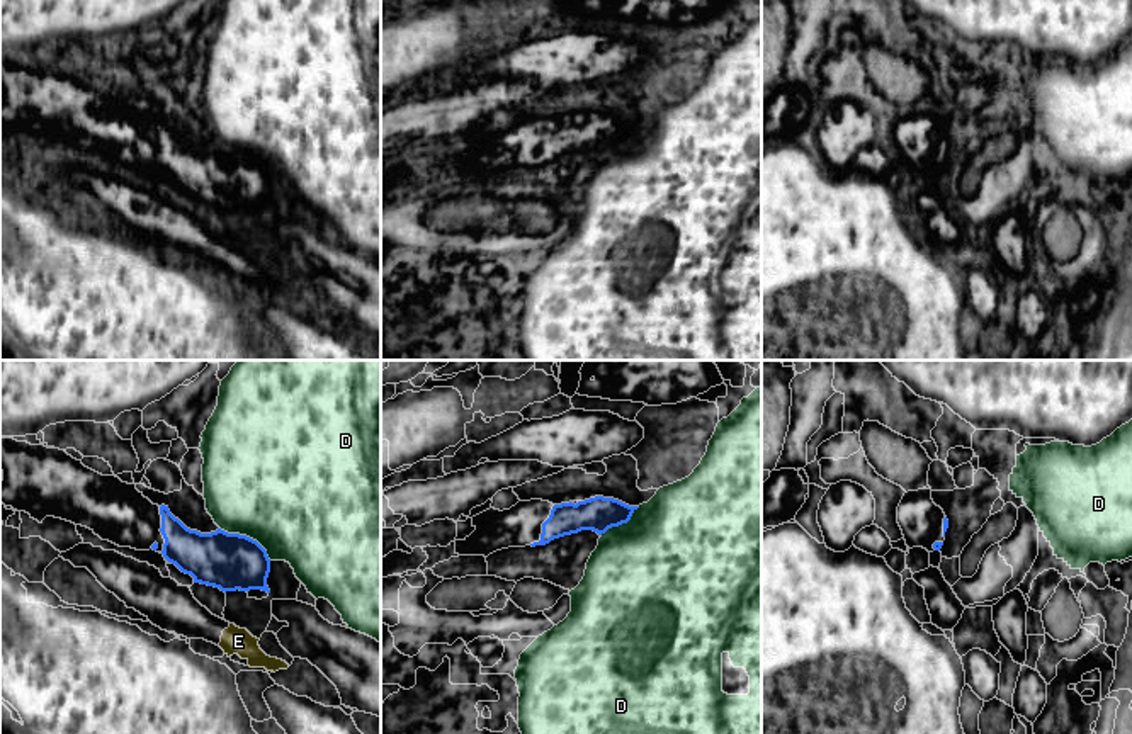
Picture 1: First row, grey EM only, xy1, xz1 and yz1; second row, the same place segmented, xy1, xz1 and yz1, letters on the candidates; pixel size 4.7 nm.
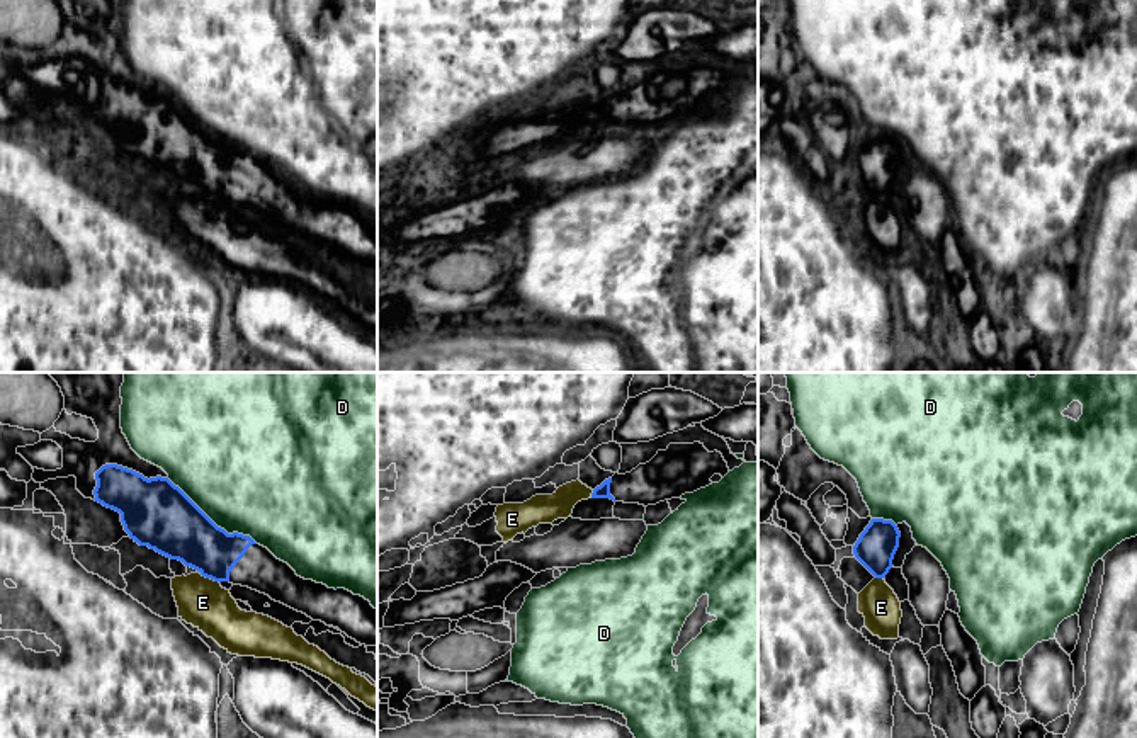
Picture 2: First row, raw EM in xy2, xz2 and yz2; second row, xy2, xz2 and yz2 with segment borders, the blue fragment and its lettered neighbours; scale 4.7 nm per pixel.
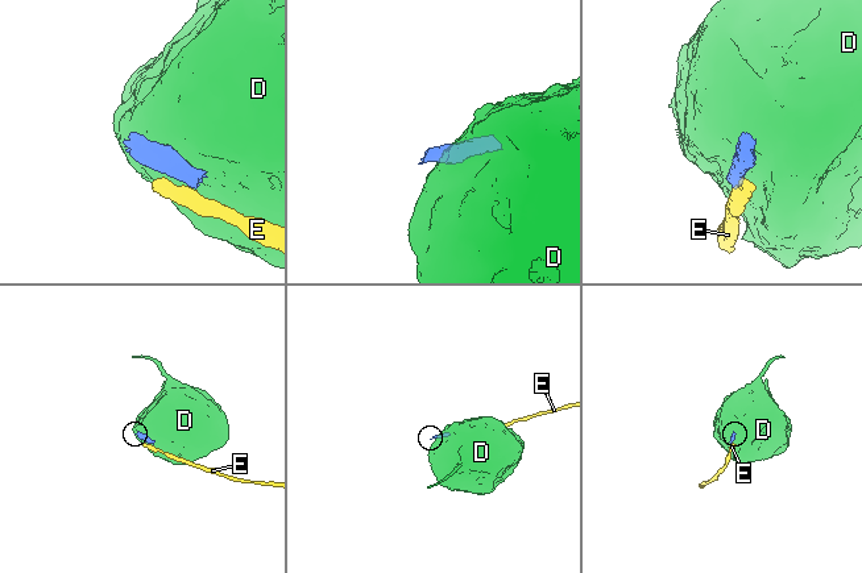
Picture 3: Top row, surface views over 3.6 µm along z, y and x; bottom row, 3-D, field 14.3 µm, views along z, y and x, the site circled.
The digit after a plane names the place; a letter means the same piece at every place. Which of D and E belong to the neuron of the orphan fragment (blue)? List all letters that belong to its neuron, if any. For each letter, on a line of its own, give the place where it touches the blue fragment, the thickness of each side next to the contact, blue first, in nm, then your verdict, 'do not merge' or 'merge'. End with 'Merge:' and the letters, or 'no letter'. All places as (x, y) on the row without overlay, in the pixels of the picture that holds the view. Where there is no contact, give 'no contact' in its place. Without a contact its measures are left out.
D: xy2 (211, 140) | 320/500 nm | do not merge
E: xy2 (209, 196) | 260/240 nm | do not merge
Merge: no letter

